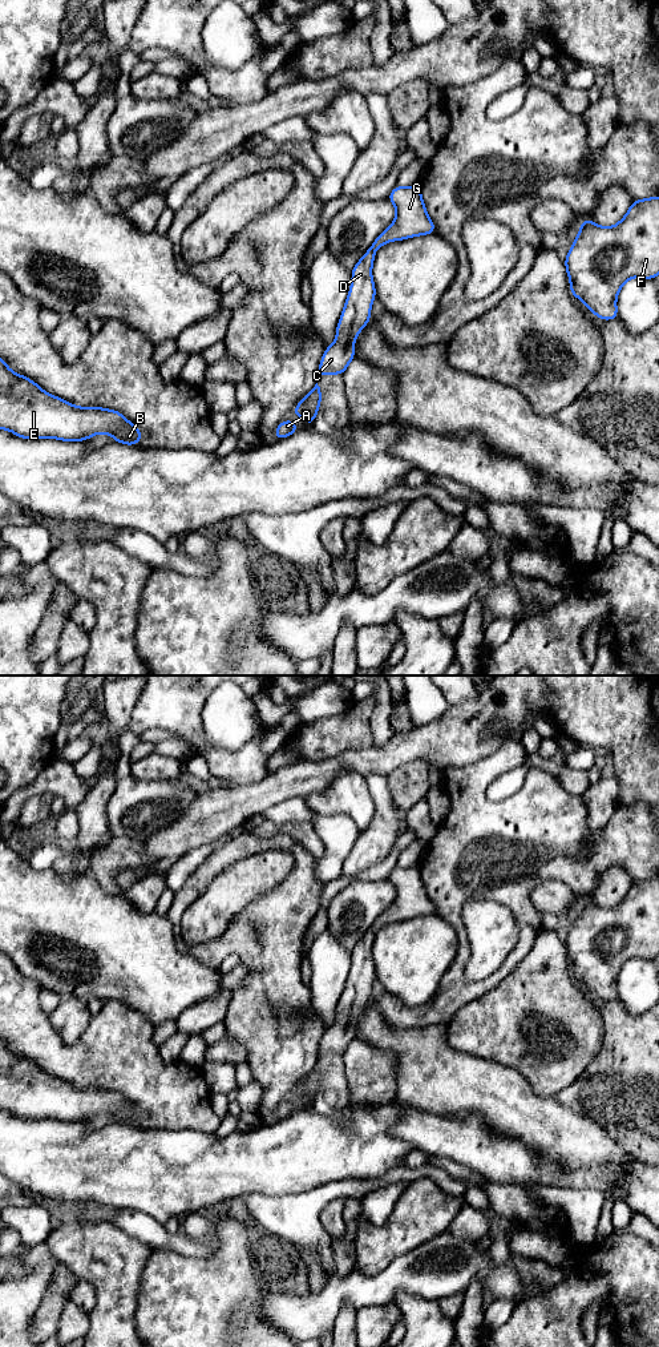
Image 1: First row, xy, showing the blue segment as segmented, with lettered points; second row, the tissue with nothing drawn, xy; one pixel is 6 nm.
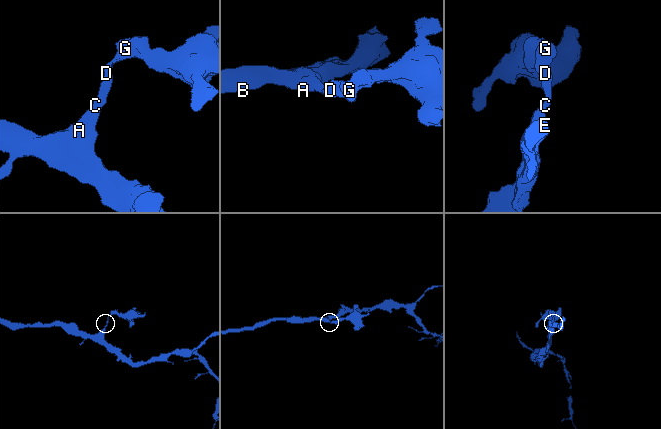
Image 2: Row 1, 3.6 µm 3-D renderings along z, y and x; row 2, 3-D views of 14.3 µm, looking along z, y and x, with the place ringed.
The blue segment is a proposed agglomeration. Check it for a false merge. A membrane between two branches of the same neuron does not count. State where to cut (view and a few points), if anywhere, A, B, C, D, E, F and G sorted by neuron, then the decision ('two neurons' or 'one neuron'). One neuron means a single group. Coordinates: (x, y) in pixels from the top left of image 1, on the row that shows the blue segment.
cut none; groups A B C D E F G; one neuron

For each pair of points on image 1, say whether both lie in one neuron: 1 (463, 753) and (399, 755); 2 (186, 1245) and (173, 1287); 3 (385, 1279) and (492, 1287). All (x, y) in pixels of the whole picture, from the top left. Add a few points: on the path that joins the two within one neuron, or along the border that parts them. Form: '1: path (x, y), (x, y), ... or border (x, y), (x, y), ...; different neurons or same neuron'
1: path (447, 746), (415, 746); same neuron
2: border (154, 1247), (214, 1251); different neurons
3: path (412, 1273), (465, 1273); same neuron

